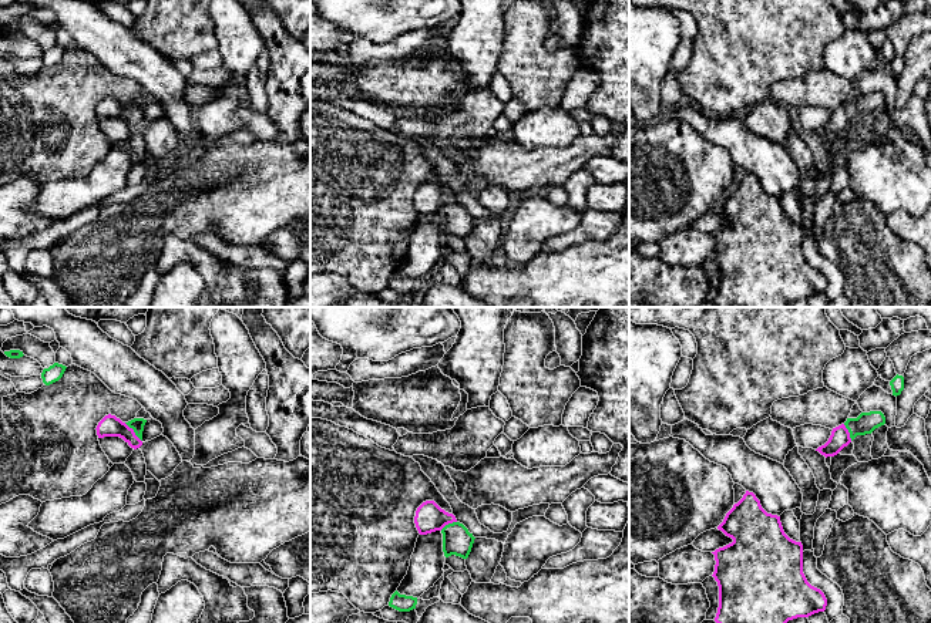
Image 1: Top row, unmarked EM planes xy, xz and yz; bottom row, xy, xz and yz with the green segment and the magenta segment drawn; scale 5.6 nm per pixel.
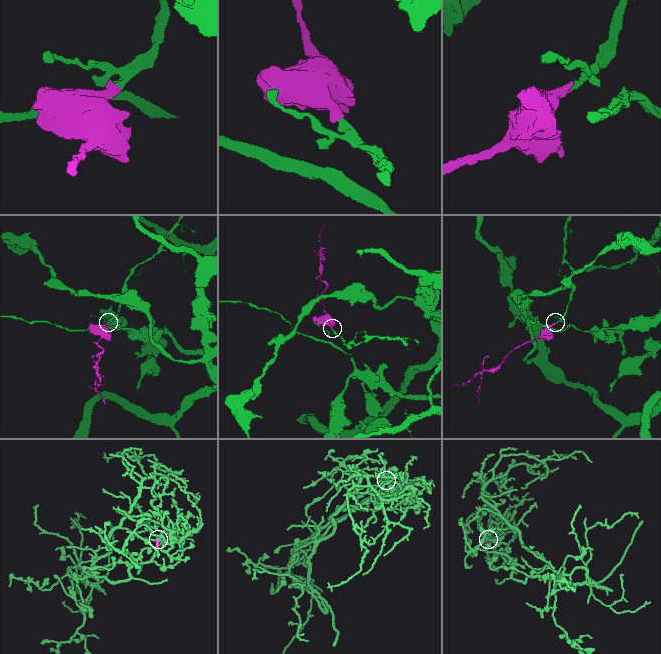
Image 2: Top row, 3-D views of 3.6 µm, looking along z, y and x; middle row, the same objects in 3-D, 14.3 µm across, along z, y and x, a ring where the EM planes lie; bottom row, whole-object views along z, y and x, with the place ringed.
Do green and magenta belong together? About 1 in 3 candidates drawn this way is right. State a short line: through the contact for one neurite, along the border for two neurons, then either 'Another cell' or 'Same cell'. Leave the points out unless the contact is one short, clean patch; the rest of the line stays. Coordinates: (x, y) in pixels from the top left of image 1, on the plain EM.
Line: xy (137, 105), (134, 113), (110, 107). Same cell

